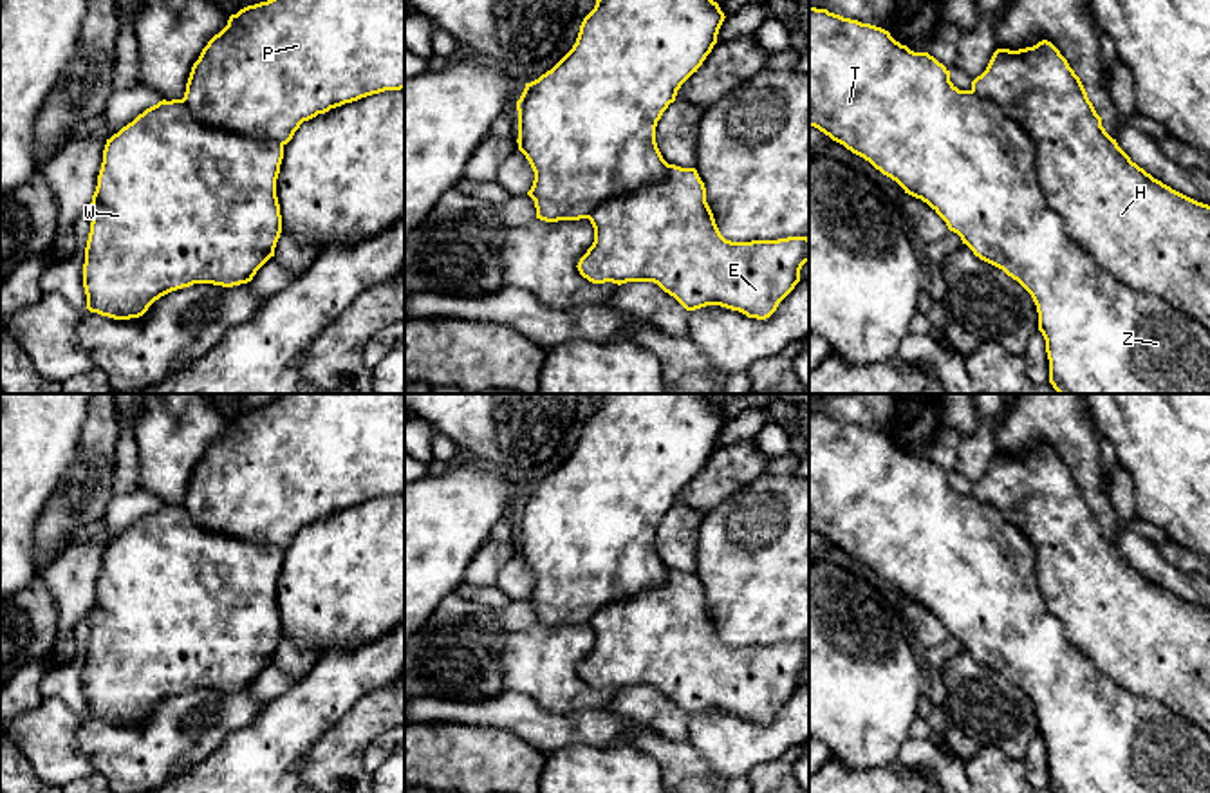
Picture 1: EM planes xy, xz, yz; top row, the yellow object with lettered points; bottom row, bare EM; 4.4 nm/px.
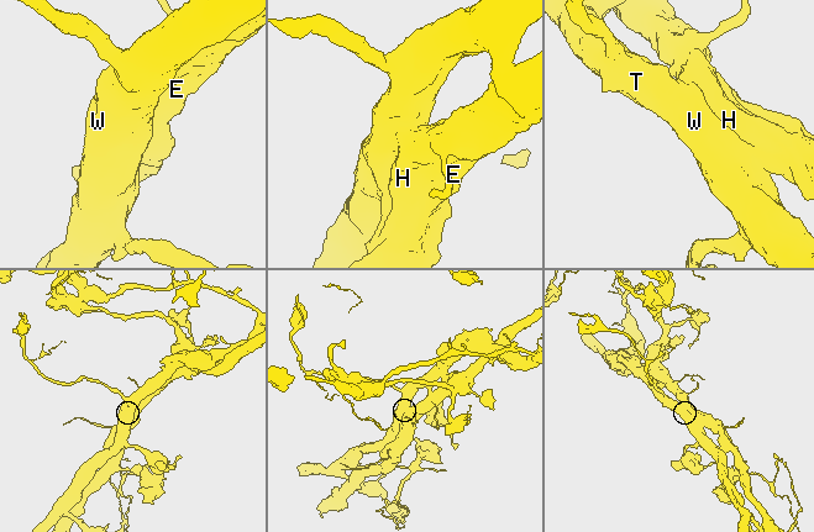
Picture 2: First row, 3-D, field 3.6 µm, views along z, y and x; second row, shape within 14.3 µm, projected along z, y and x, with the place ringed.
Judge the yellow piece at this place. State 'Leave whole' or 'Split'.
Split

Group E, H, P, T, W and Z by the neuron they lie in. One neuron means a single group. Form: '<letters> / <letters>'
E H P / T W Z

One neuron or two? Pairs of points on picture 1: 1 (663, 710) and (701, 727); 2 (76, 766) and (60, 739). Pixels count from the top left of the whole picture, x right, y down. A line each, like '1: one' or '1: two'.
1: two
2: one

